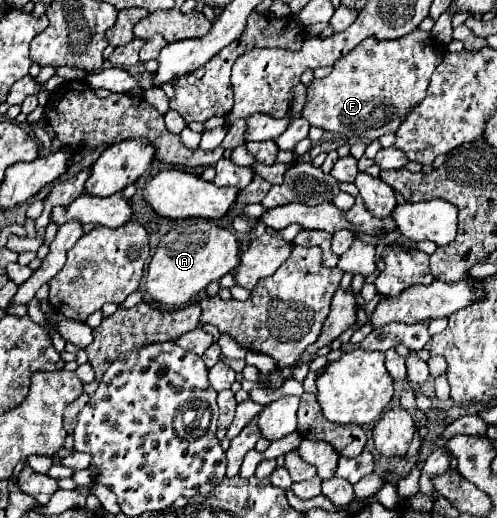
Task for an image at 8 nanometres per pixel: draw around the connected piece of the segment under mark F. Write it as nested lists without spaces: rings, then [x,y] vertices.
[[[414,29],[410,35],[392,41],[364,39],[358,47],[354,47],[354,51],[350,51],[348,55],[338,59],[338,63],[334,63],[334,69],[328,77],[312,79],[308,87],[308,101],[302,109],[302,117],[314,127],[346,135],[348,139],[374,141],[386,133],[394,133],[402,123],[406,111],[426,97],[432,71],[440,61],[442,53],[436,53],[430,33],[422,29]]]

